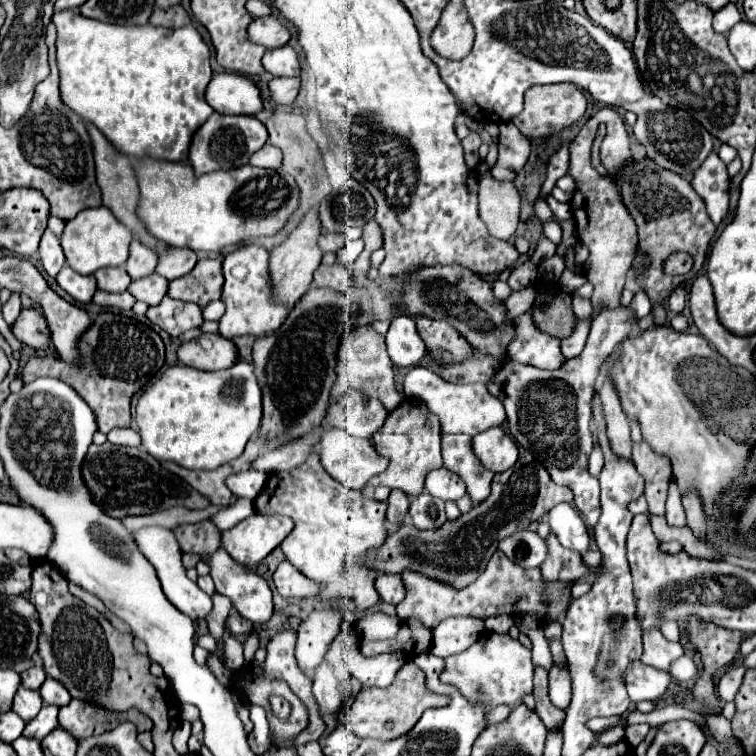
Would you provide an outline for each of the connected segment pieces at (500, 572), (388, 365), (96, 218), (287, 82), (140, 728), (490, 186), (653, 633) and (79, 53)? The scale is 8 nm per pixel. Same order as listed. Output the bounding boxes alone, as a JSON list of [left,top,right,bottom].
[[397,550,573,630],[331,326,401,408],[61,208,133,274],[269,78,301,104],[59,698,153,740],[479,172,519,238],[643,628,683,670],[53,10,213,162]]

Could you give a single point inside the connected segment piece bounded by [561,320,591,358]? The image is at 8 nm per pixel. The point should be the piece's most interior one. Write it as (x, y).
(571, 347)

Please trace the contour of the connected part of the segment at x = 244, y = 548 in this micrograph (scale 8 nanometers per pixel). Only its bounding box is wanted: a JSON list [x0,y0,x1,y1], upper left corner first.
[221,514,293,568]

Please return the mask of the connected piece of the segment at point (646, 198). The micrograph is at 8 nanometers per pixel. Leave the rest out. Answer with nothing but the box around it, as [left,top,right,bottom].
[617,158,715,324]

